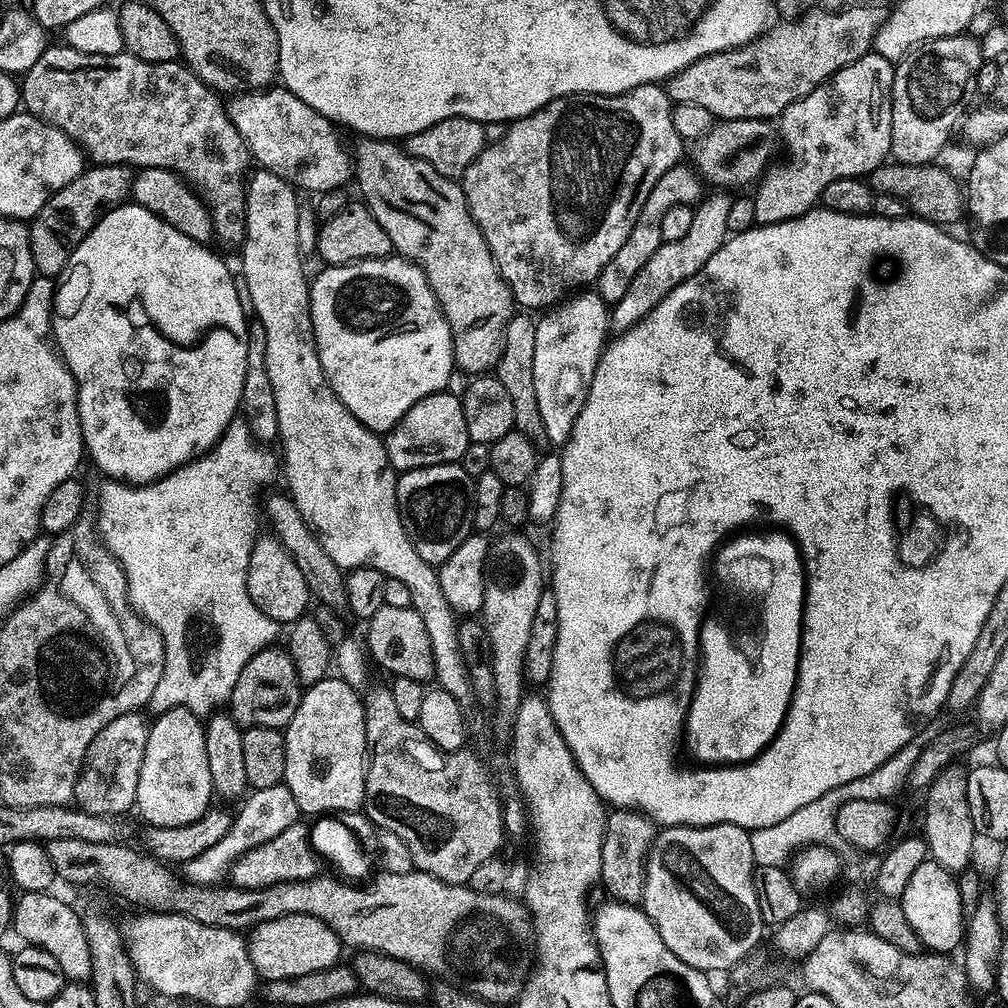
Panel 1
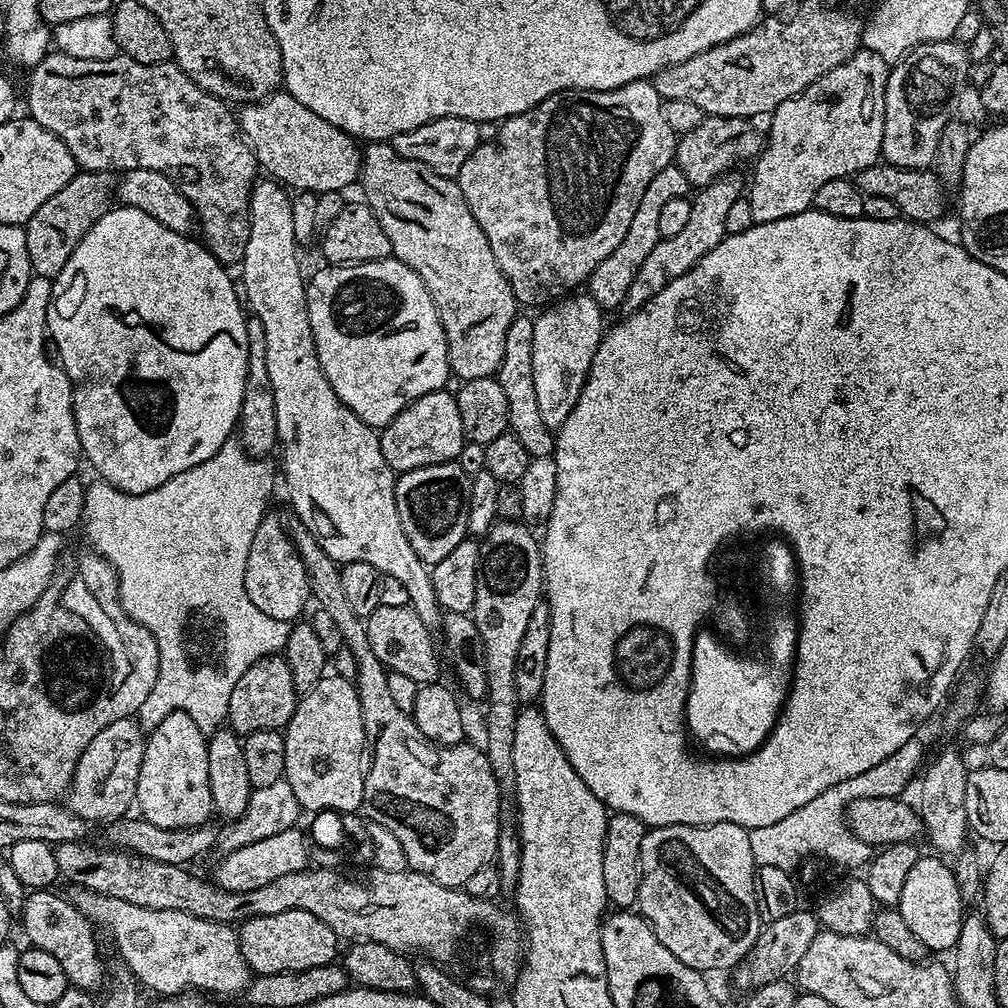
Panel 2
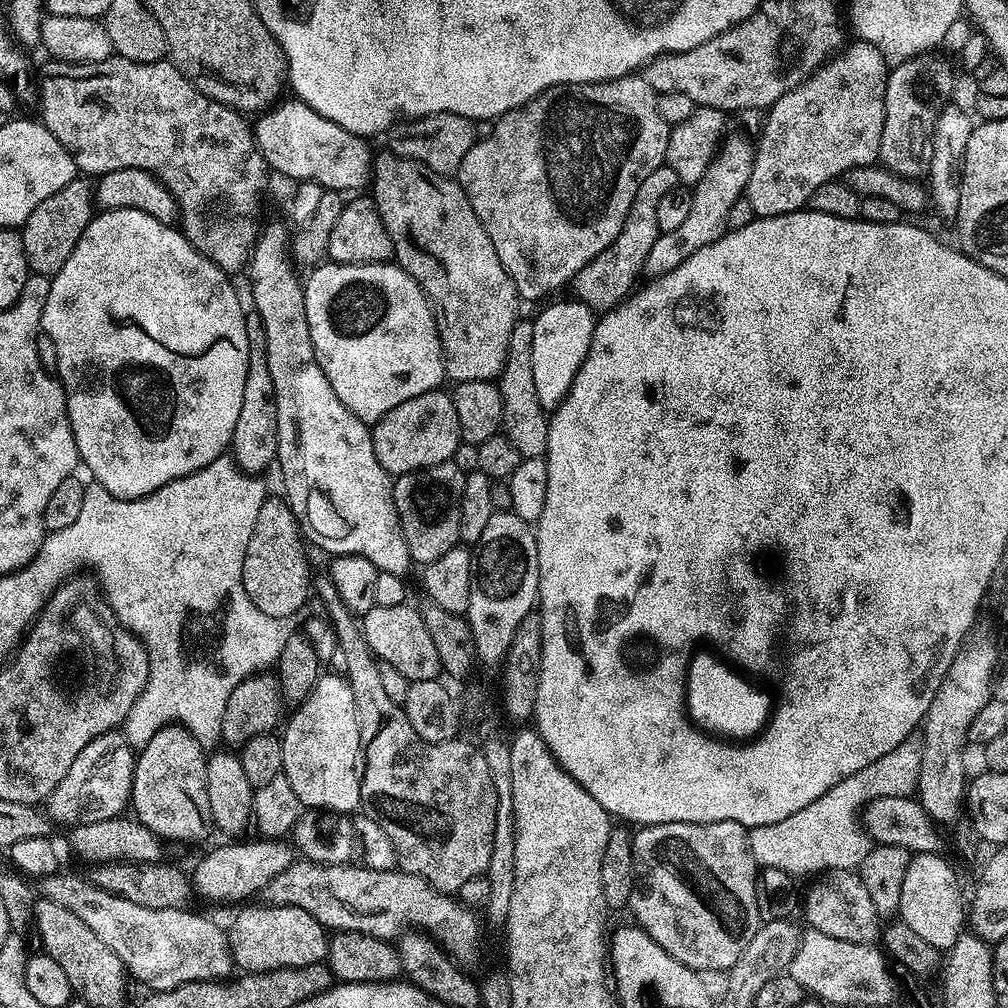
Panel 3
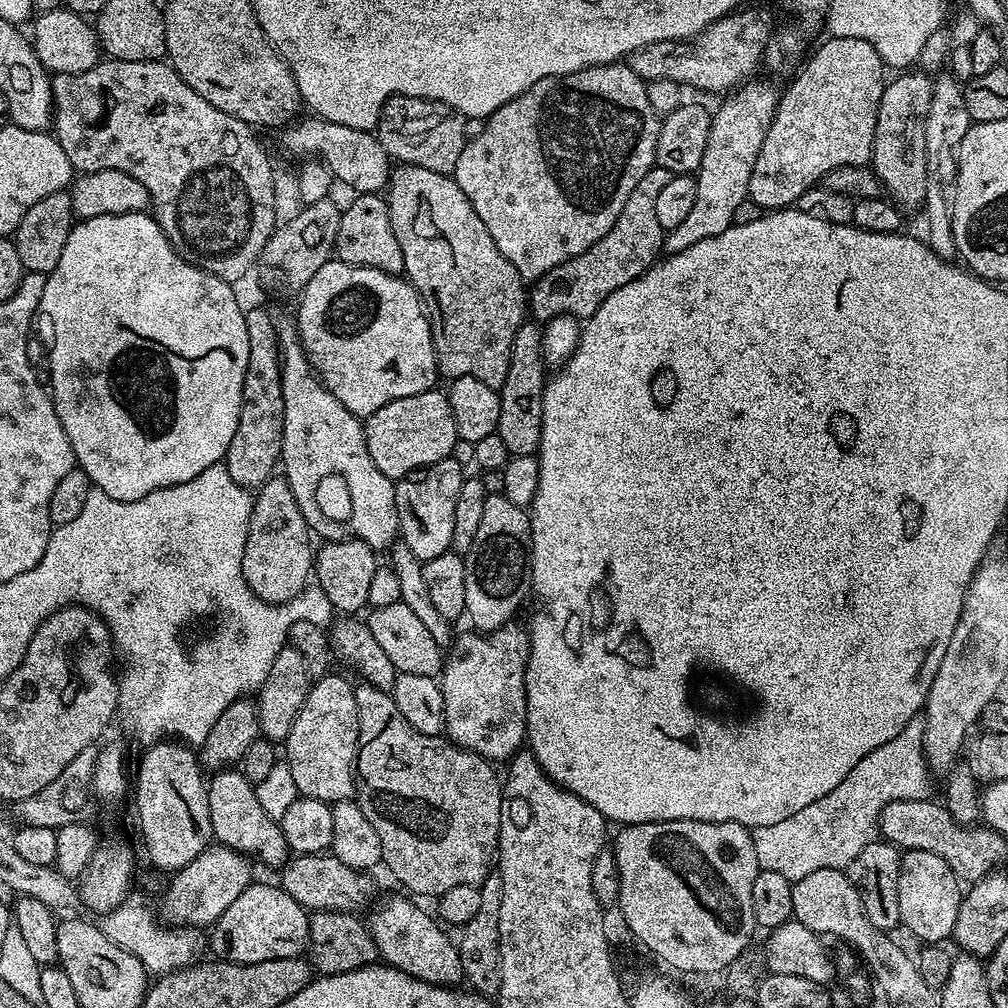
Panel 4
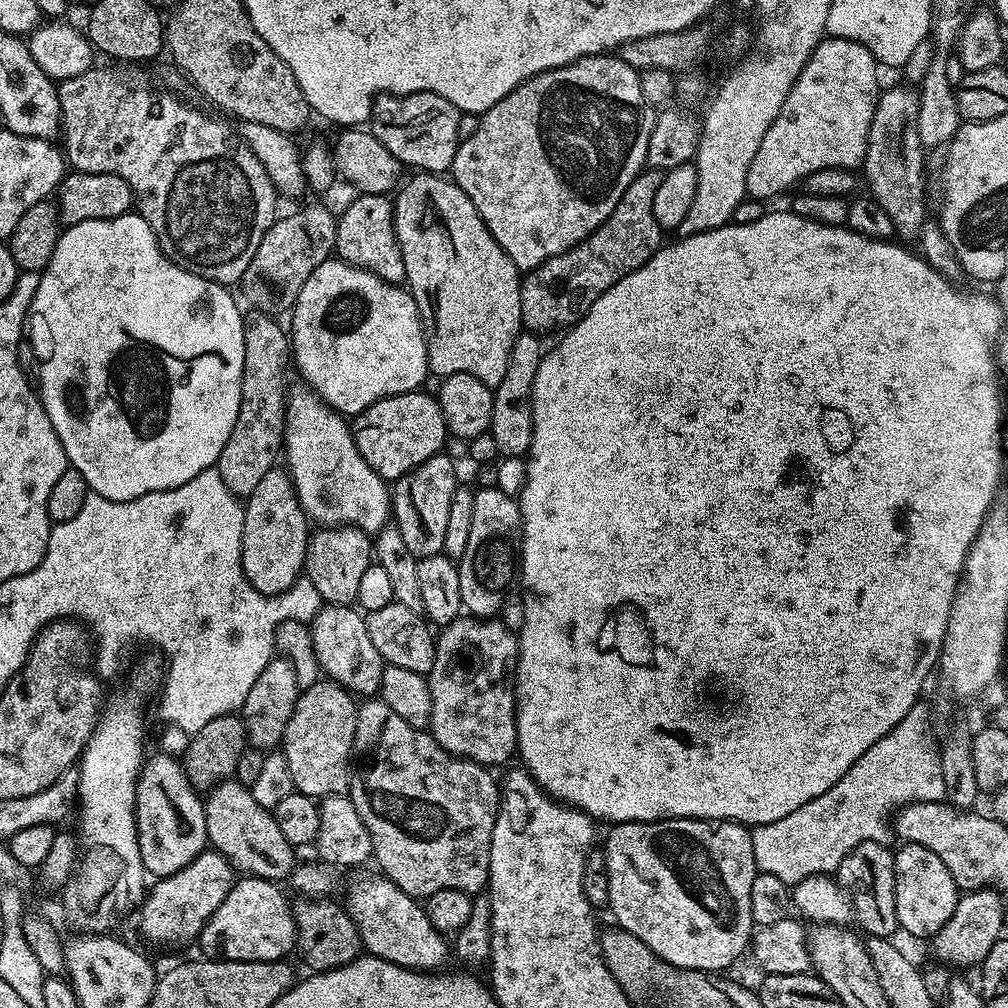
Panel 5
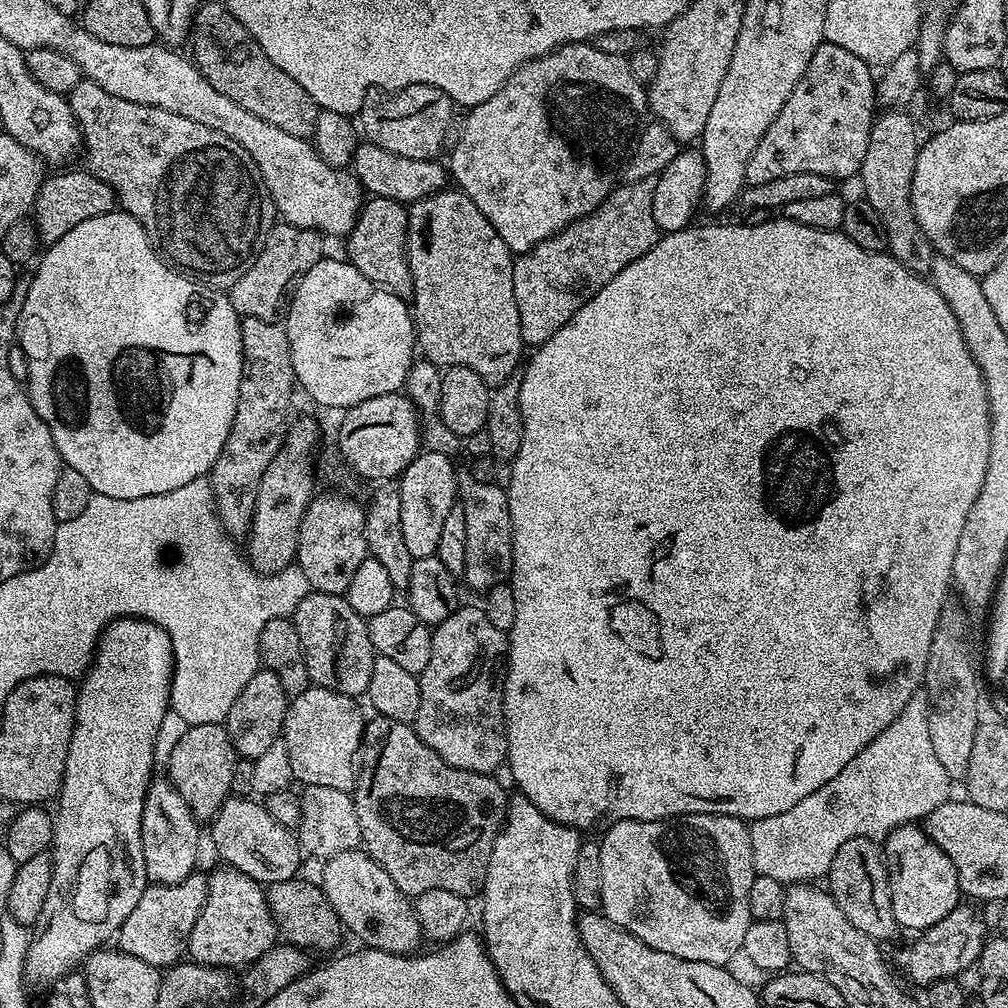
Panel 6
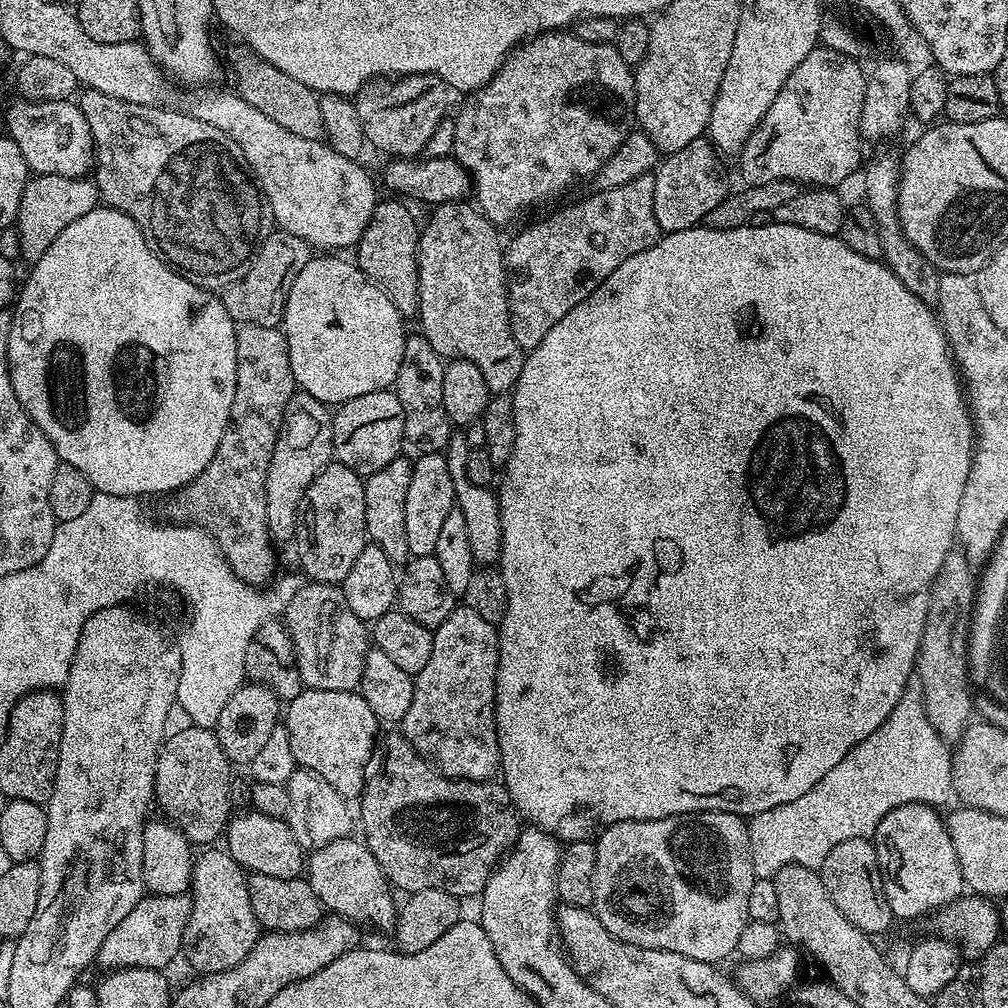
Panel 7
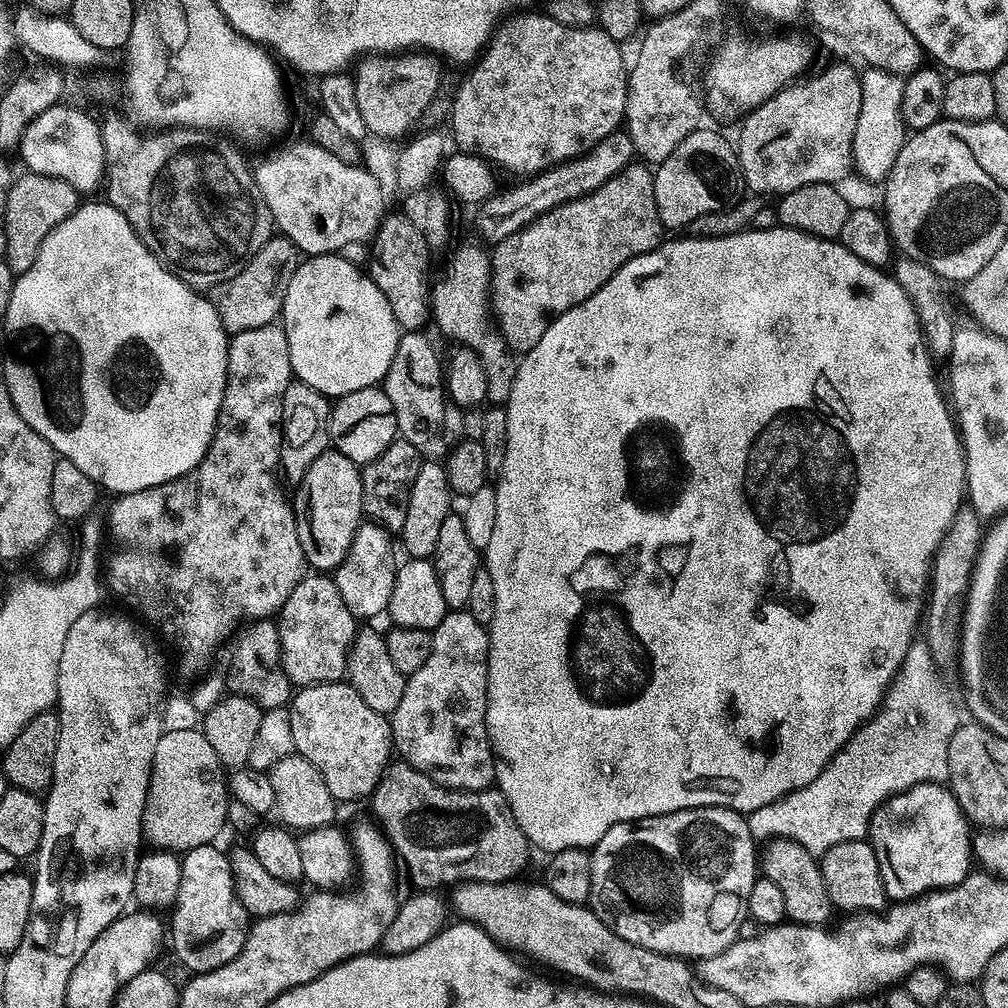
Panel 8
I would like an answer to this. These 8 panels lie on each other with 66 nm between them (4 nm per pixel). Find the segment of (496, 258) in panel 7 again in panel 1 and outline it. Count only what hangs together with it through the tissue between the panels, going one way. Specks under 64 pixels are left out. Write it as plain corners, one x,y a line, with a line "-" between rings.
360,138
357,141
356,156
354,152
354,184
356,180
357,186
360,187
359,199
370,210
370,214
374,214
378,226
382,226
382,230
386,230
386,234
390,234
390,242
393,249
404,259
410,260
419,266
426,274
426,278
436,295
436,301
440,303
440,309
443,310
446,322
452,331
452,358
455,367
459,371
461,368
464,372
472,372
468,374
484,374
489,370
495,369
496,363
500,361
500,347
504,345
504,331
508,325
508,319
514,314
514,301
508,284
500,277
500,271
490,254
490,246
486,242
482,230
476,225
474,218
470,214
463,187
453,177
438,174
438,170
434,170
434,166
430,166
430,162
422,162
418,158
409,156
399,143
391,140
373,140
371,138

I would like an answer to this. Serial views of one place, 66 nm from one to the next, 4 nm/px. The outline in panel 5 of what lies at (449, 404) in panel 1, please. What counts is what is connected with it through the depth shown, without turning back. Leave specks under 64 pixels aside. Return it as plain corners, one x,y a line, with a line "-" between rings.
424,390
382,398
365,412
359,412
350,427
358,454
366,458
370,470
377,472
385,482
395,482
407,472
413,472
422,462
437,455
450,436
439,399
435,395
427,396

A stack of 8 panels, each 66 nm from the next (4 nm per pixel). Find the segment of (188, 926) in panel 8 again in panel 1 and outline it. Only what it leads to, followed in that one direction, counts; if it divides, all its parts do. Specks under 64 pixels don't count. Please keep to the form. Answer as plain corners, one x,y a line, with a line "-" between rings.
286,914
286,918
274,918
274,922
262,922
257,928
251,929
247,937
248,953
250,960
254,962
254,970
261,981
271,982
273,980
290,980
302,978
304,974
314,974
320,970
333,968
341,963
342,945
339,938
318,918
310,918
310,914

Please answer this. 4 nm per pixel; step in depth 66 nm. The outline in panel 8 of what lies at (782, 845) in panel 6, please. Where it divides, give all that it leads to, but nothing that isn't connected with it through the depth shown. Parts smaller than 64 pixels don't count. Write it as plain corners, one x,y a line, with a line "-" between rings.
913,639
910,650
896,679
888,688
880,709
834,754
834,758
806,786
794,790
789,796
770,802
770,806
762,806
758,810
747,813
750,834
758,842
793,840
813,854
822,854
830,850
830,846
838,846
838,842
863,840
867,837
868,827
872,821
874,810
884,804
891,796
896,796
916,784
937,784
948,779
948,751
950,738
958,726
956,708
950,697
944,693
940,682
938,667
933,662
923,639

